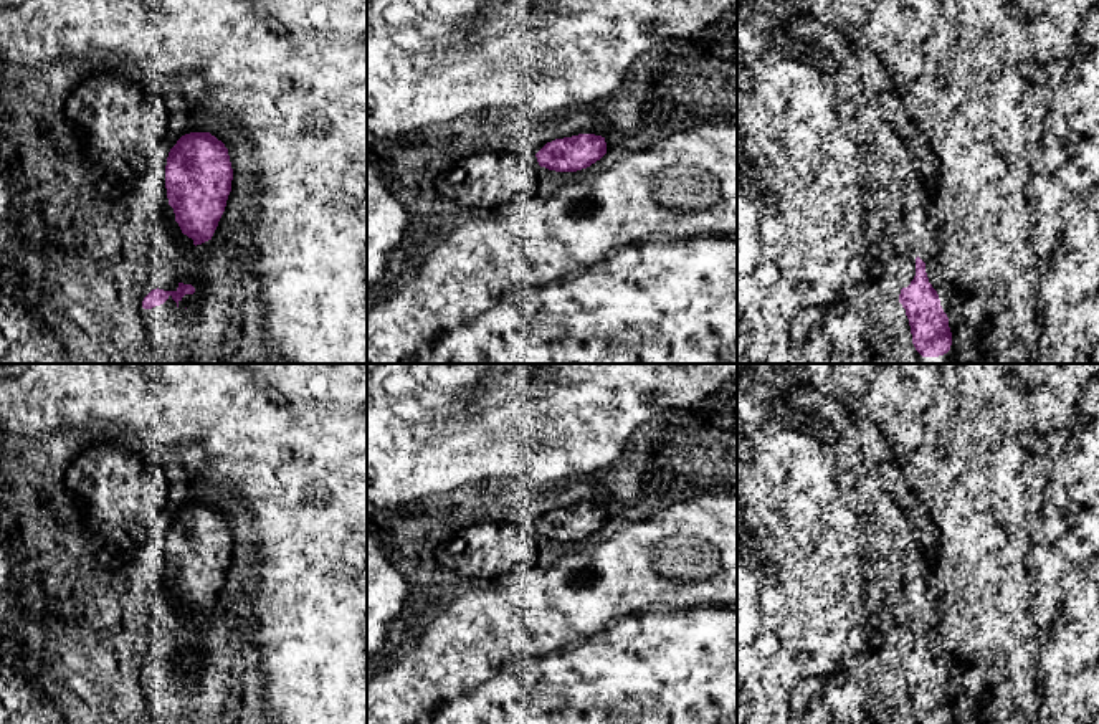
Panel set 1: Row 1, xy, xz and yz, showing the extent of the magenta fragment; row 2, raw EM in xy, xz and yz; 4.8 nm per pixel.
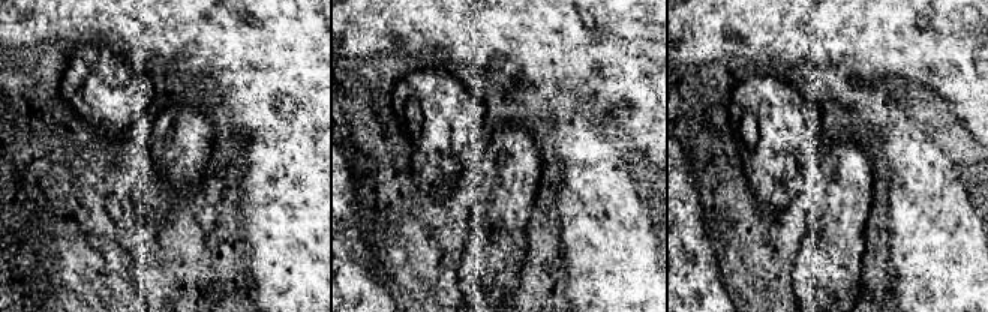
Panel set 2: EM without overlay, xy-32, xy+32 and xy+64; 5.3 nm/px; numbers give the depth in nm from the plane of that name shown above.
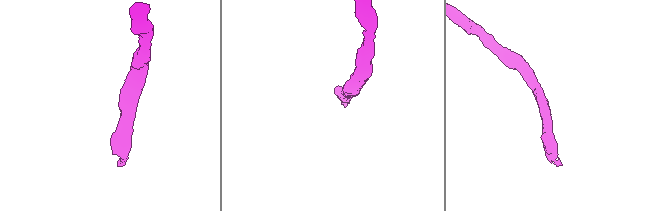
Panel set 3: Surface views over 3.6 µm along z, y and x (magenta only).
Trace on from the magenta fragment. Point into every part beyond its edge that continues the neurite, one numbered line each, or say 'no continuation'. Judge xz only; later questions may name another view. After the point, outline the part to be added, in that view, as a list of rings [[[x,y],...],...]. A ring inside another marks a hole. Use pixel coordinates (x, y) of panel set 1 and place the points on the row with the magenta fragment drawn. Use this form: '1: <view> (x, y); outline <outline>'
no continuation

